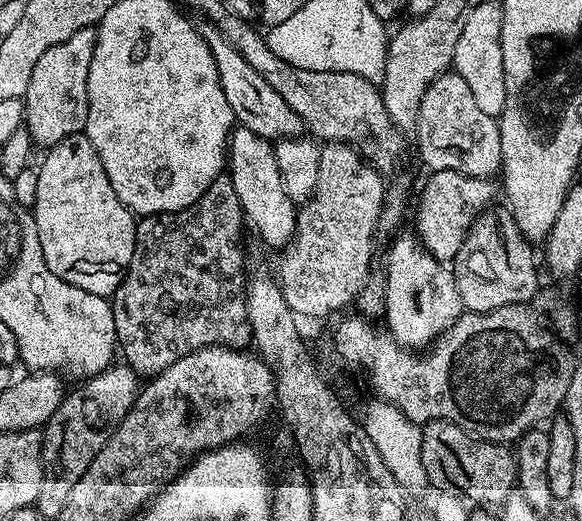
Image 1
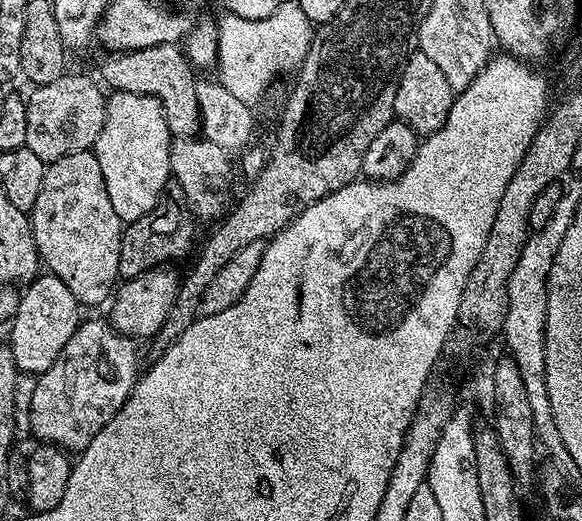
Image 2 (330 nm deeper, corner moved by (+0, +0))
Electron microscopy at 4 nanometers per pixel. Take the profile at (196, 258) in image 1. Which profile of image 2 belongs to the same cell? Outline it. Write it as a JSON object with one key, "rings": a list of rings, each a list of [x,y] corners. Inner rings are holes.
{"rings":[[[171,178],[168,179],[164,192],[160,195],[160,201],[146,215],[123,229],[118,254],[120,276],[124,278],[137,276],[139,272],[158,268],[169,262],[176,262],[172,260],[186,255],[188,251],[191,253],[196,227],[198,227],[197,221],[188,208],[188,203],[178,182]]]}

